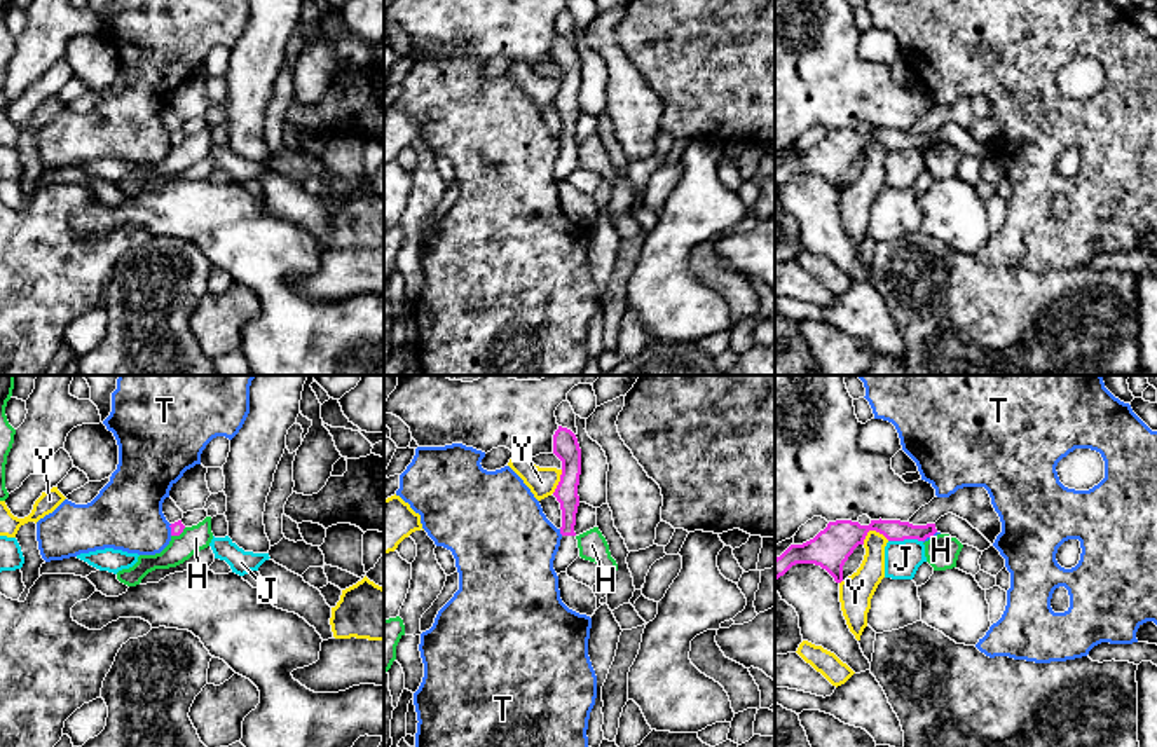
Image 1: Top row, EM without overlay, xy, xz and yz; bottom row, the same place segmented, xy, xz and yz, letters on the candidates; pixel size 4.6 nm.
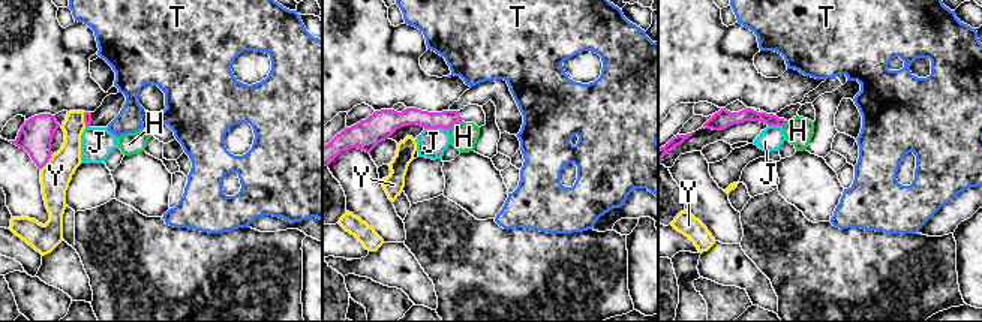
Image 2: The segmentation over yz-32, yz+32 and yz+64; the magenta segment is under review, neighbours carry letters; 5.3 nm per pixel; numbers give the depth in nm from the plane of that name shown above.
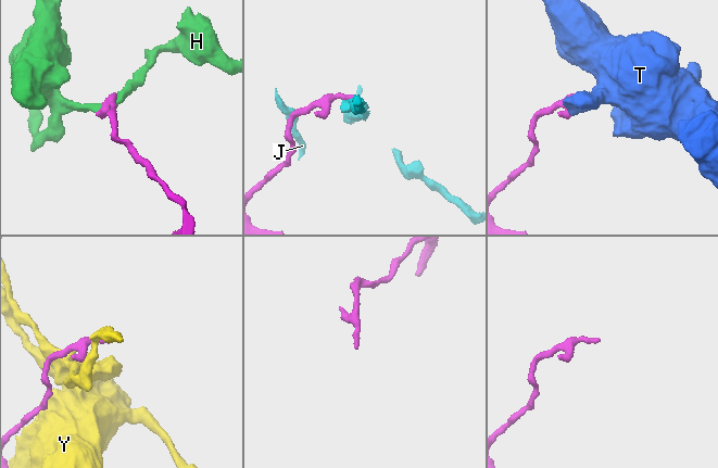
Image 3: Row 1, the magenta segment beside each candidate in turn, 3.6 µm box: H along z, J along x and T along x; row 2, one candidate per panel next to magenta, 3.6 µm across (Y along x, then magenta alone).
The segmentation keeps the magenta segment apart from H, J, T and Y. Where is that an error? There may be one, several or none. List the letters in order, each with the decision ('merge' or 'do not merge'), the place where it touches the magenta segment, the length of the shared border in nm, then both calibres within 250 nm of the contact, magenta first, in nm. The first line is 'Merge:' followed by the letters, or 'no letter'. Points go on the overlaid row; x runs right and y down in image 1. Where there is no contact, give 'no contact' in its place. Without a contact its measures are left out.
Merge: no letter
H: do not merge | xy (178, 534) | 80 nm | 60/120 nm
J: do not merge | yz (904, 538) | 160 nm | 120/160 nm
T: do not merge | xz (561, 533) | 40 nm | 110/440 nm
Y: do not merge | yz (873, 529) | 130 nm | 180/120 nm

